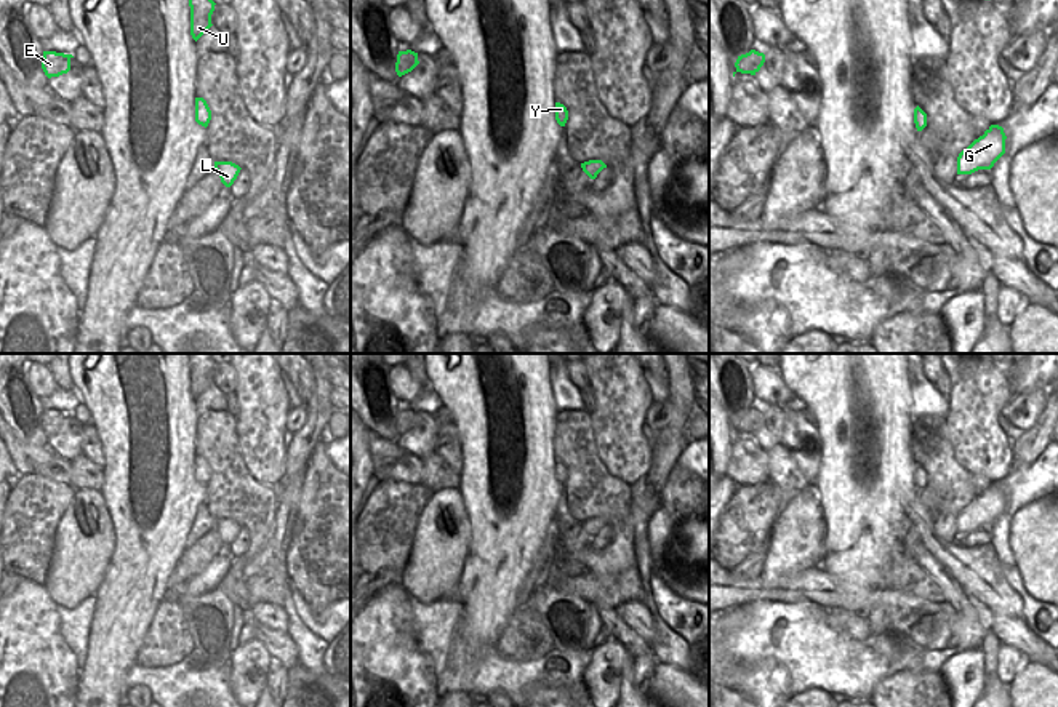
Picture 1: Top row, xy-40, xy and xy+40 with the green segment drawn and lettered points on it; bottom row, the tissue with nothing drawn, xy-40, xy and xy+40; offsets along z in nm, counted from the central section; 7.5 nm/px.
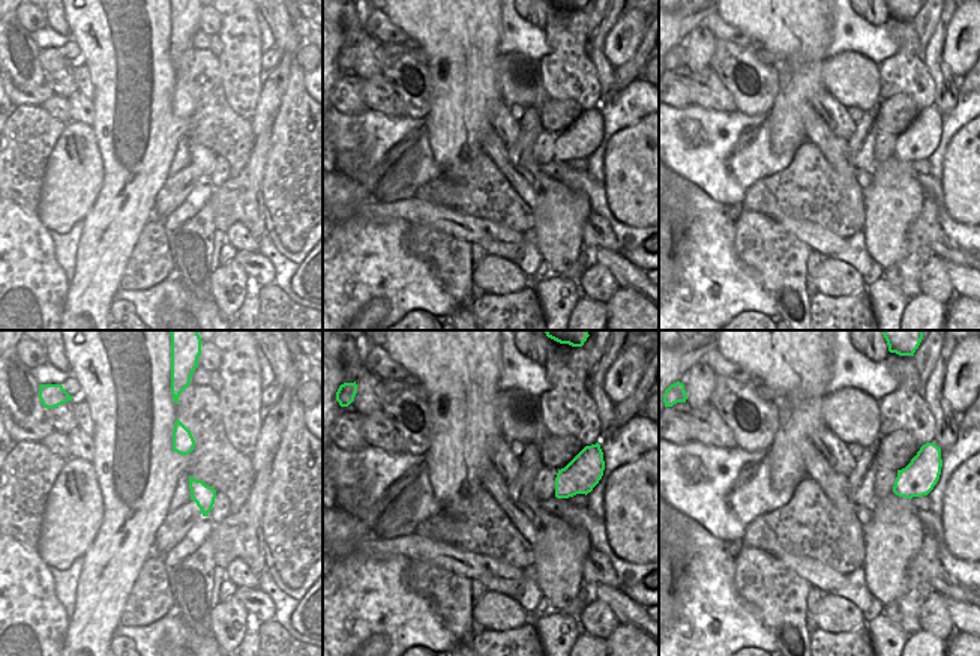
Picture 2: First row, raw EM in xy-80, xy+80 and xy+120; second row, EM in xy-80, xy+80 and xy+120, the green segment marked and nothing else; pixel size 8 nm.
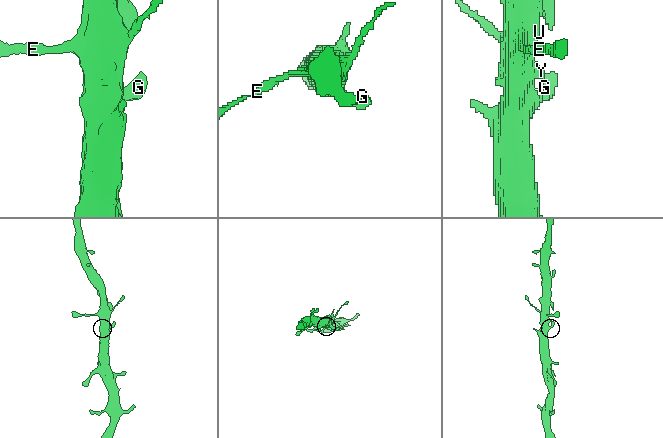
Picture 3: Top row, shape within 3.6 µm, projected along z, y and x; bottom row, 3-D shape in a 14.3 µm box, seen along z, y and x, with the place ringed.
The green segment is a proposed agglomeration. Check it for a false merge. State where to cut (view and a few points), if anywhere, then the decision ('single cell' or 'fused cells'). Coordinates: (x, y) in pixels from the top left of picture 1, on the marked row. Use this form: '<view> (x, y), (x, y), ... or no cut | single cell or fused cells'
no cut | single cell

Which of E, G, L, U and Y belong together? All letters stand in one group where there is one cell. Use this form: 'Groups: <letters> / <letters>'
Groups: E G L U Y.

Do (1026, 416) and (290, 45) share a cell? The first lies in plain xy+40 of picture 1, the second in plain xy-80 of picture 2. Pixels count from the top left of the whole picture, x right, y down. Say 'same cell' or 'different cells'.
different cells

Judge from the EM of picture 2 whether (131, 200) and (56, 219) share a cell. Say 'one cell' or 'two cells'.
two cells

